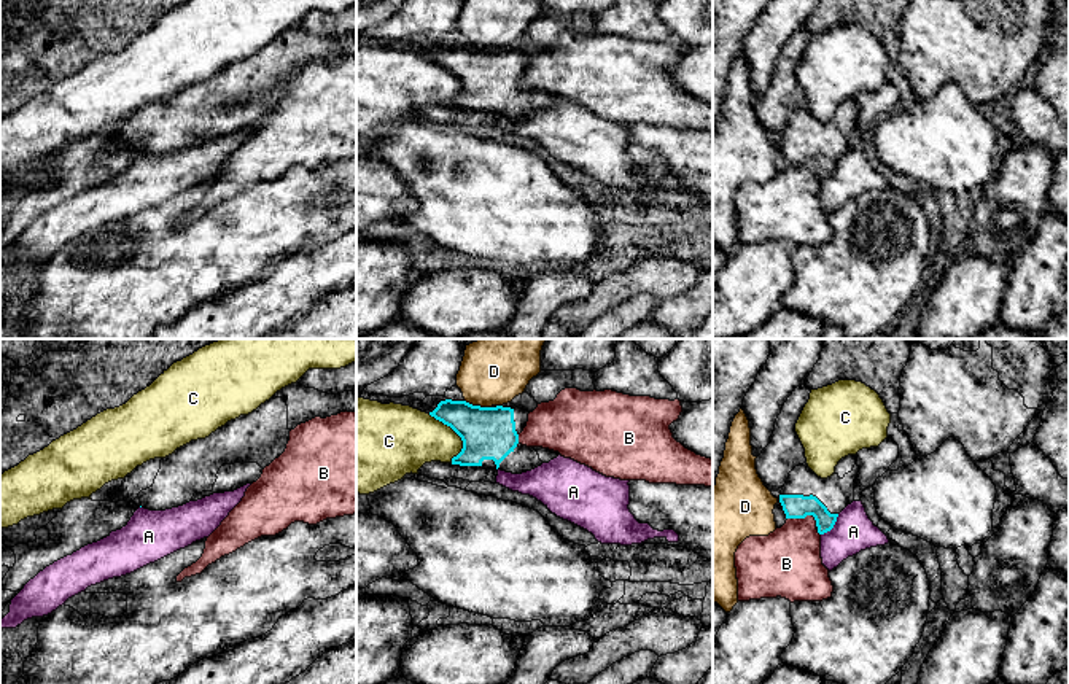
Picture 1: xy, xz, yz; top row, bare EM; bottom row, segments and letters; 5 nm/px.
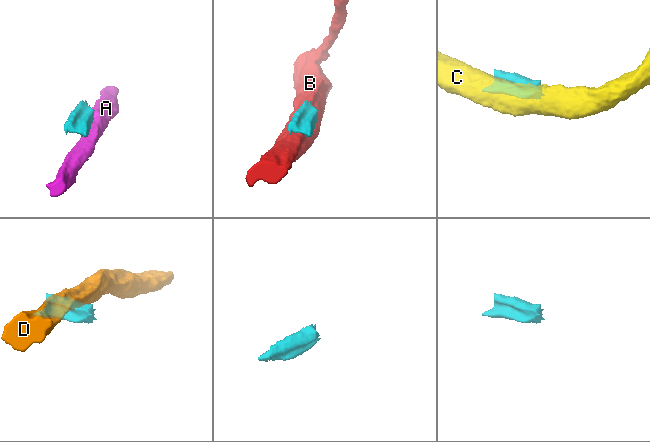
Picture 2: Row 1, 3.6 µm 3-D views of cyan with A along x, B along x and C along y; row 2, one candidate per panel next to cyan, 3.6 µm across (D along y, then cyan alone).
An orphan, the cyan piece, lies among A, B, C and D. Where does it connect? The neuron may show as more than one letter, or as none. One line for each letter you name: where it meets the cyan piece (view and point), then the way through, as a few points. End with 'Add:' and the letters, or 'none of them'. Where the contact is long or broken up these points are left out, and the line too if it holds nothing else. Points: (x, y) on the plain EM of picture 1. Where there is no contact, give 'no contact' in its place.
Add: none of them

